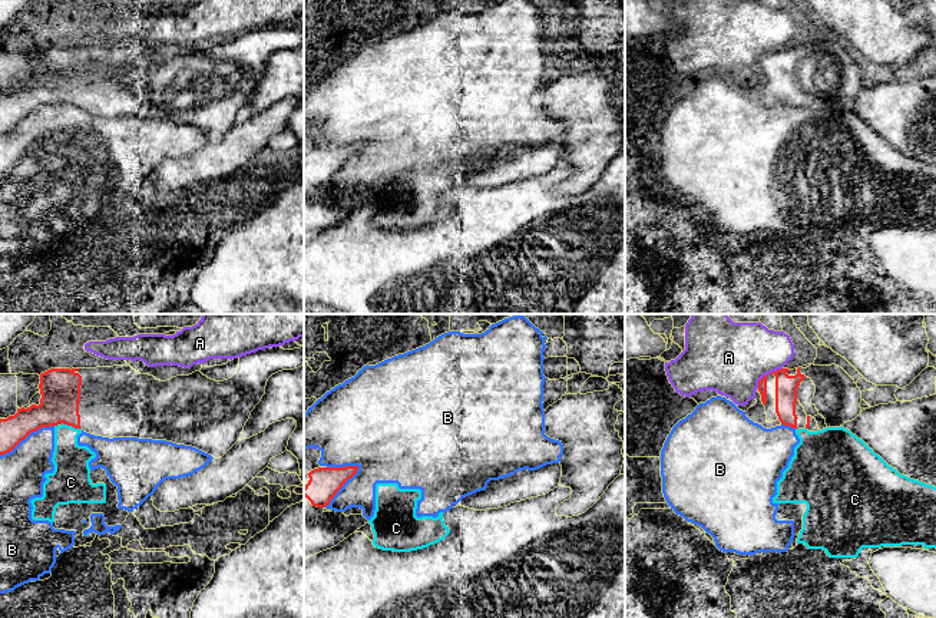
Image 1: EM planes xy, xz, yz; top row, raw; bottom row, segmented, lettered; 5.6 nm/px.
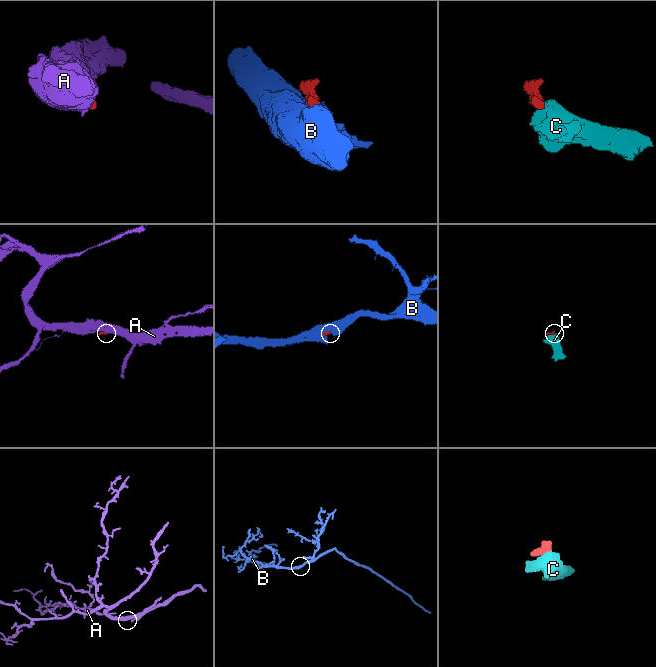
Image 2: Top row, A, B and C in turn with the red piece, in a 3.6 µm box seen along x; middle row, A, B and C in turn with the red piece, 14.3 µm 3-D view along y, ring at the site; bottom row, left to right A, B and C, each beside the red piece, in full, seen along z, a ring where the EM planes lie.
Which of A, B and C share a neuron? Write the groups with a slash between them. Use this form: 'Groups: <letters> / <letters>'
Groups: A / B C

